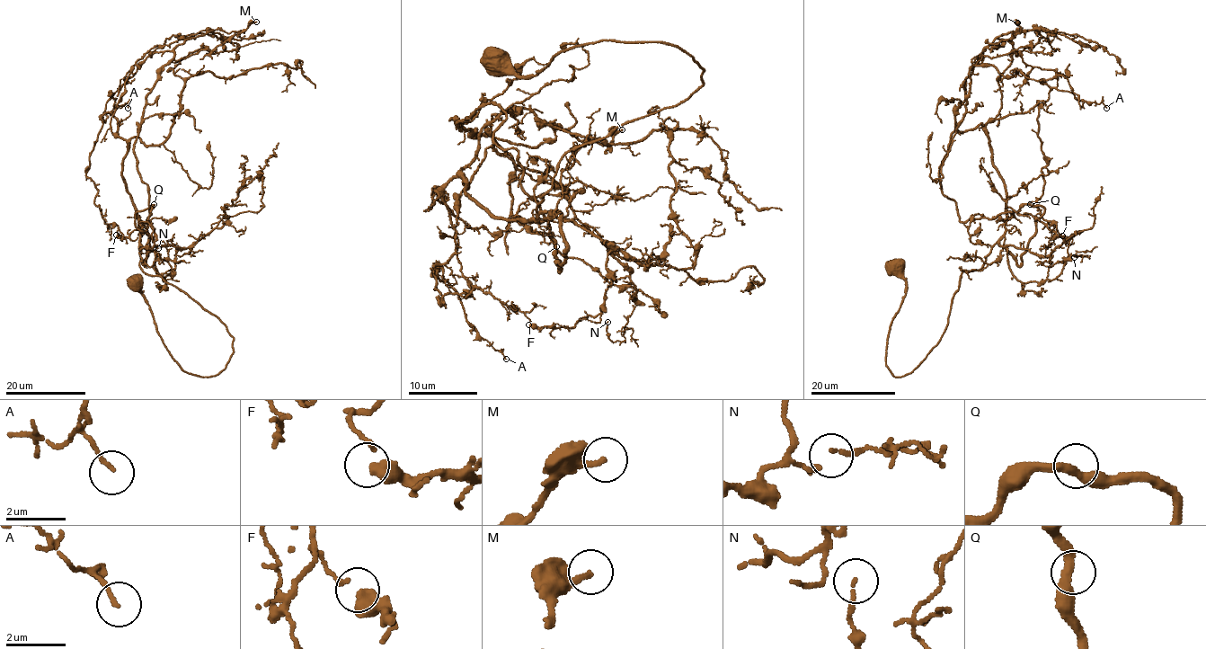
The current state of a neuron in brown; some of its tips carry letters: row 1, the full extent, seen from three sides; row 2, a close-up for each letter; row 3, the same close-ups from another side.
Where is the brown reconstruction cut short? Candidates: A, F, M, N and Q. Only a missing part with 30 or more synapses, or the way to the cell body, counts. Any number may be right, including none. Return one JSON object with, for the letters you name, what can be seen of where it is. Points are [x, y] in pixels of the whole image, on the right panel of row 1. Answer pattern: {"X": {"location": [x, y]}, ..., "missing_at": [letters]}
{"missing_at": []}

